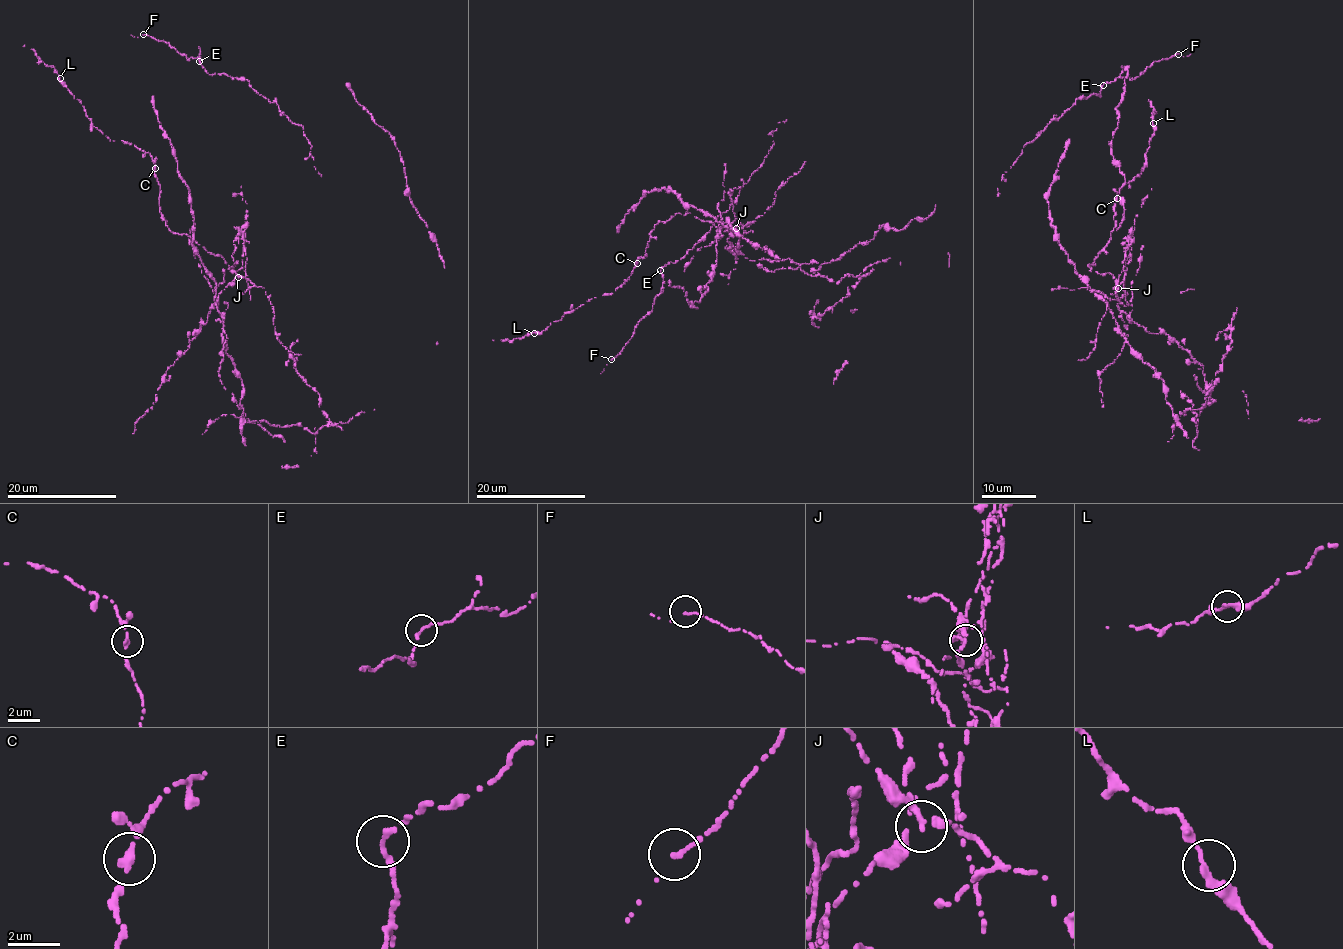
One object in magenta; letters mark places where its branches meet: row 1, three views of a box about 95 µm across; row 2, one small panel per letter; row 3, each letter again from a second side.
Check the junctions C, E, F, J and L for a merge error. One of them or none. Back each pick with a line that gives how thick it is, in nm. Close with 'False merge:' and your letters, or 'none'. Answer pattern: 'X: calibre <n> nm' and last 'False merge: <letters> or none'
J: calibre 220 nm
False merge: J

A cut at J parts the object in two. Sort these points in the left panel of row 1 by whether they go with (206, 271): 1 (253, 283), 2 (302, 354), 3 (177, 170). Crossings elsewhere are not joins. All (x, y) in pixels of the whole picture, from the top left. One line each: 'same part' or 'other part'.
1: other part
2: other part
3: same part

